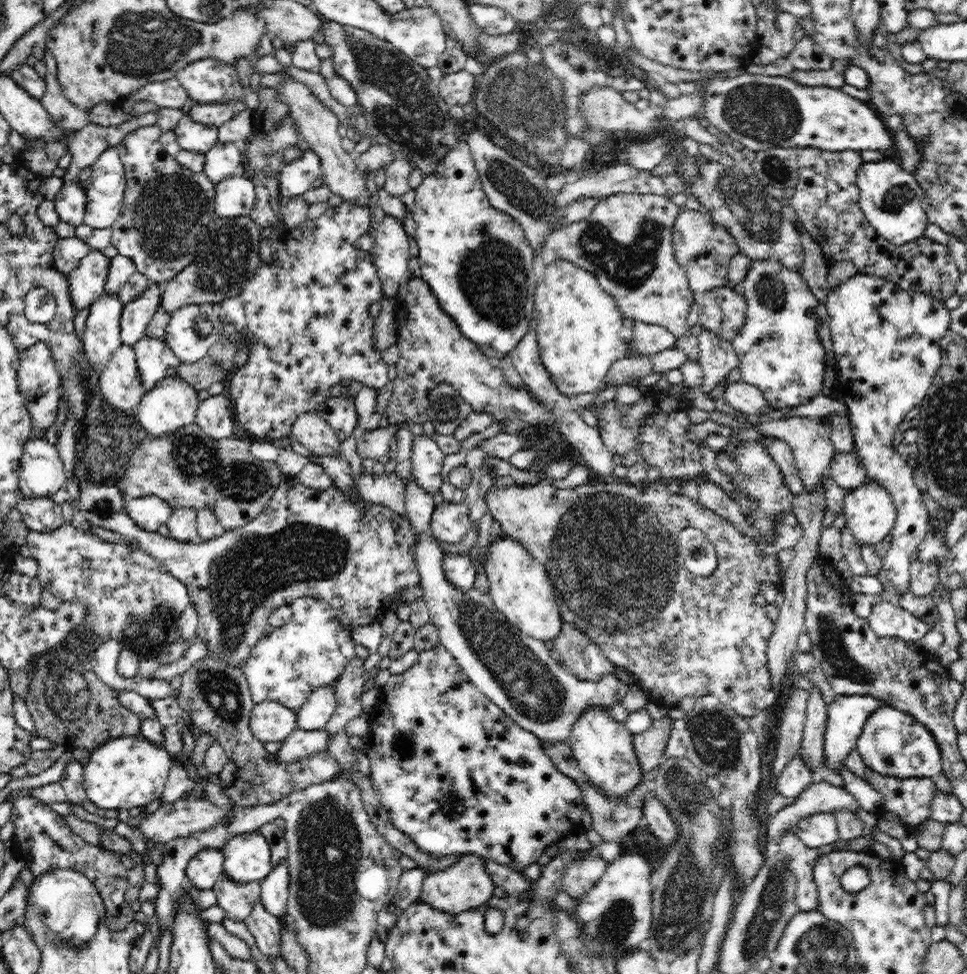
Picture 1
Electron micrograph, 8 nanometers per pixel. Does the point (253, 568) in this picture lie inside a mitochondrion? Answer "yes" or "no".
yes

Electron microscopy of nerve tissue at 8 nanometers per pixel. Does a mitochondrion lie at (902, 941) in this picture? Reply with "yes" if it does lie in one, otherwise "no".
no

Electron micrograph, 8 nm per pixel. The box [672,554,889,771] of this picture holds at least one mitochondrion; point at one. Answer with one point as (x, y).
(838, 657)

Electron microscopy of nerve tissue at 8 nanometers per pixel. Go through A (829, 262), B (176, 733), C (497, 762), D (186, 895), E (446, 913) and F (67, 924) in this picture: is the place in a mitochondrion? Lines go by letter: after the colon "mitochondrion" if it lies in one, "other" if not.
A: other
B: other
C: other
D: other
E: other
F: mitochondrion

